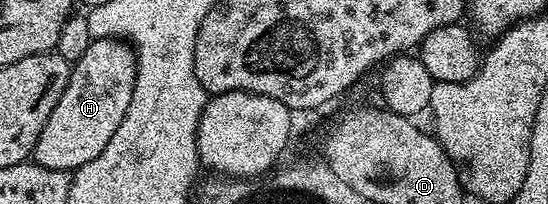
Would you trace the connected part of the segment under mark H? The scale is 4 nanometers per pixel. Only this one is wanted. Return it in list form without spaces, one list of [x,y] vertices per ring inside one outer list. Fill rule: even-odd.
[[[111,36],[93,39],[91,46],[87,46],[87,54],[70,67],[67,86],[33,147],[32,163],[72,174],[87,166],[87,162],[95,162],[103,154],[103,146],[119,130],[127,106],[131,106],[136,77],[137,53],[126,41]]]

